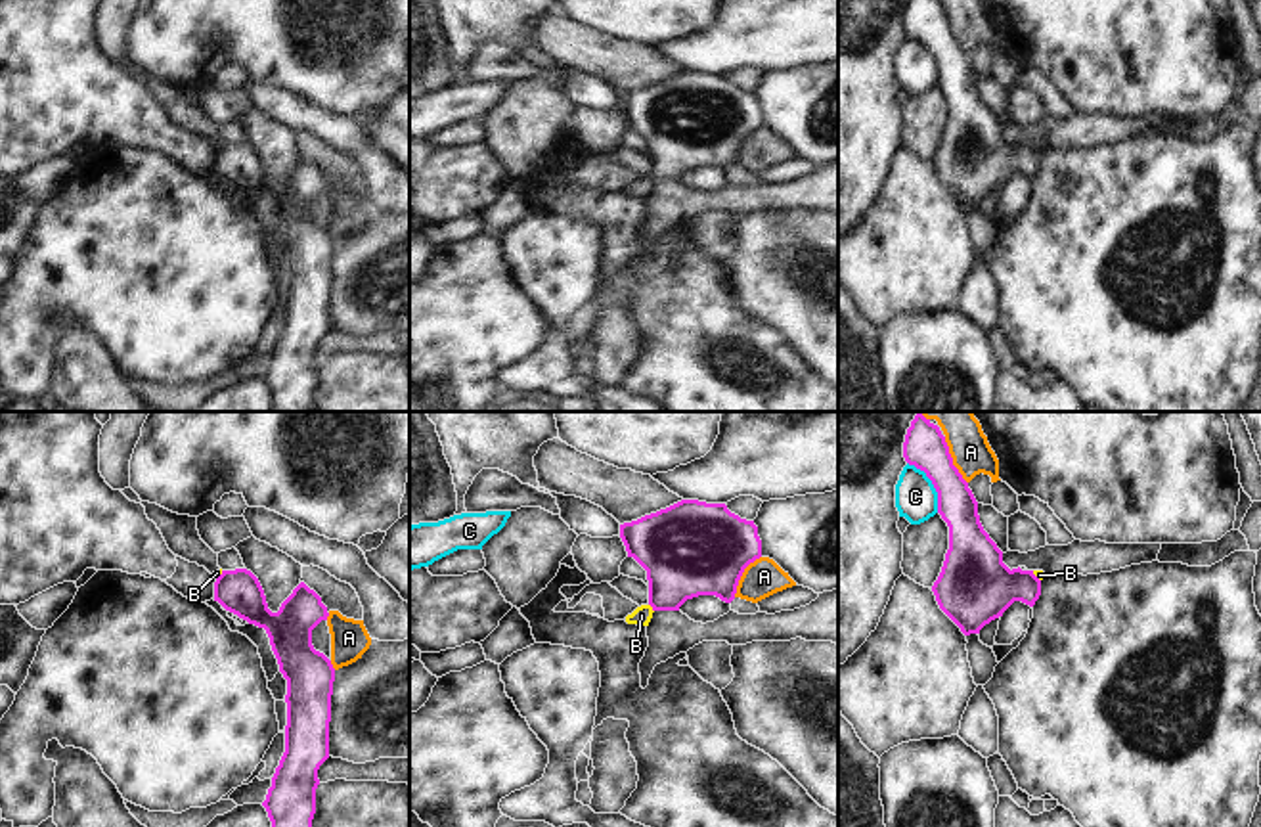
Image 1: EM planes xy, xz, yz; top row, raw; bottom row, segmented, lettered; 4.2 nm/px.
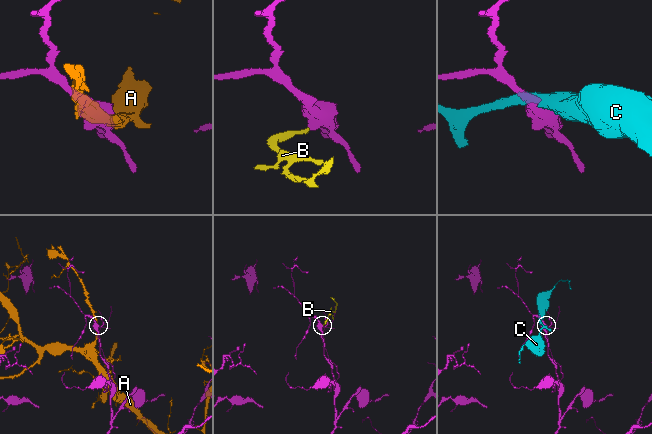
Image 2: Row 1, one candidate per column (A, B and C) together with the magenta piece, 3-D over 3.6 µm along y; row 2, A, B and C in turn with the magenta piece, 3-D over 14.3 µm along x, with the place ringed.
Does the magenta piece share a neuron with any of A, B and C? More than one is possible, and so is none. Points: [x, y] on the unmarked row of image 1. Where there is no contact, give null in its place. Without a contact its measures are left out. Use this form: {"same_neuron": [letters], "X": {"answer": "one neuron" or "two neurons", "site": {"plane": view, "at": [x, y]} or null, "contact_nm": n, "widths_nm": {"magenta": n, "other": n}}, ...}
{"same_neuron": [], "A": {"answer": "two neurons", "site": {"plane": "yz", "at": [951, 31]}, "contact_nm": 220, "widths_nm": {"magenta": 170, "other": 170}}, "B": {"answer": "two neurons", "site": {"plane": "xz", "at": [651, 177]}, "contact_nm": 40, "widths_nm": {"magenta": 340, "other": 80}}, "C": {"answer": "two neurons", "site": {"plane": "yz", "at": [932, 54]}, "contact_nm": 260, "widths_nm": {"magenta": 170, "other": 180}}}

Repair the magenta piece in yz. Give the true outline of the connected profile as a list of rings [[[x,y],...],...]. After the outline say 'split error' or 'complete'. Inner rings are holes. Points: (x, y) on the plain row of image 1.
[[[907,0],[903,29],[932,52],[938,84],[949,98],[949,121],[932,157],[940,180],[970,207],[1003,188],[1014,172],[1033,178],[1041,151],[1033,142],[1010,142],[1003,134],[1003,123],[984,101],[978,73],[953,36],[941,2]]] | complete

